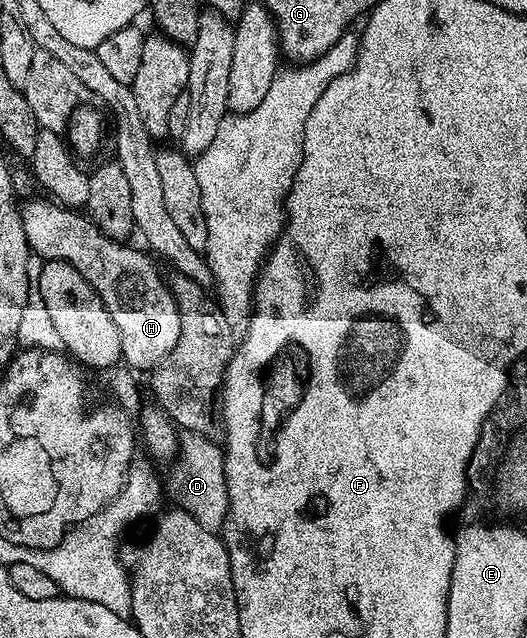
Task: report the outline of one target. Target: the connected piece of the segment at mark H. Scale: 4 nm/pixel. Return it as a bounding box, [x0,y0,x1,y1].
[21,198,181,370]

